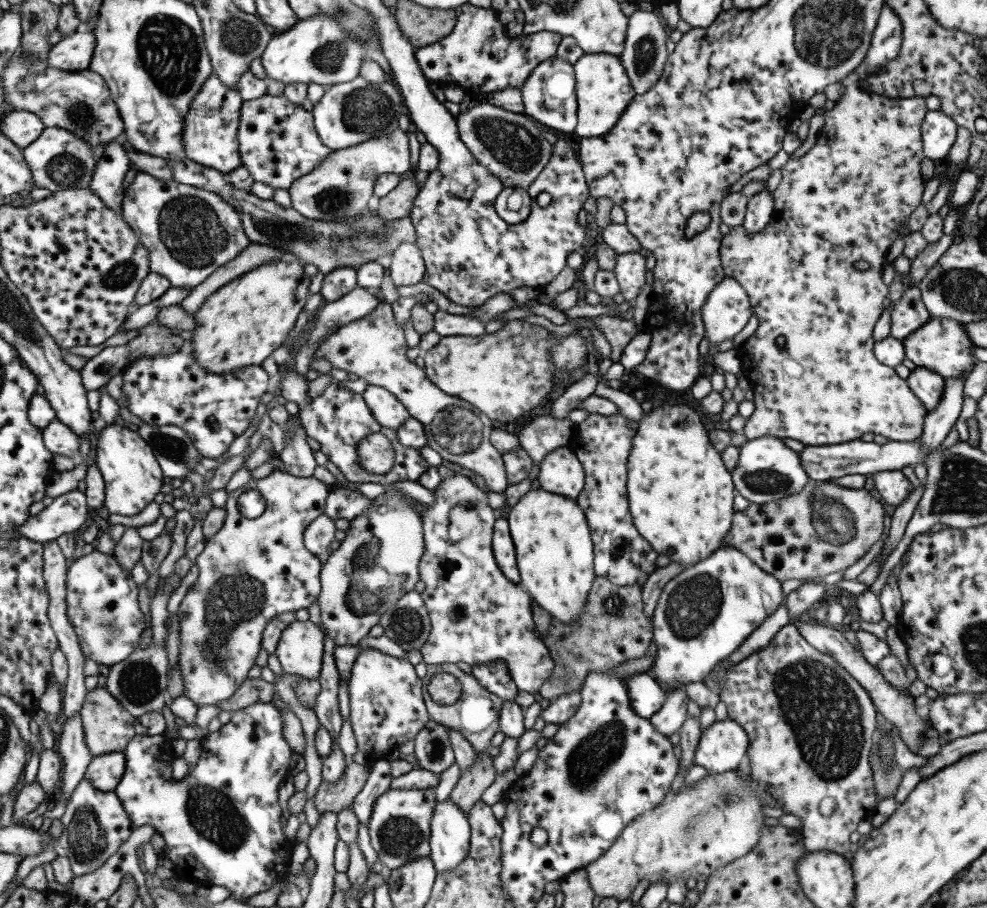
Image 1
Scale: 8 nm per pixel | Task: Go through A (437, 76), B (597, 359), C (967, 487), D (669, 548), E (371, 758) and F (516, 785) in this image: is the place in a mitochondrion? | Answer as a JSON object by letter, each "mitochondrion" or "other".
{"A":"other","B":"other","C":"mitochondrion","D":"other","E":"other","F":"other"}

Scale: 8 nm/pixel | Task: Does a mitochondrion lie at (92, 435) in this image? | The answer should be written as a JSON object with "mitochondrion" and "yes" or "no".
{"mitochondrion":"no"}

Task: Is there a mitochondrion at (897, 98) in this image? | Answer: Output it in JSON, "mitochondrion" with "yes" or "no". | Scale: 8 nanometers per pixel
{"mitochondrion":"no"}

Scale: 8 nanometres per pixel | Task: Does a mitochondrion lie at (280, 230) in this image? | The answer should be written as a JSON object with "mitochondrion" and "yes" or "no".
{"mitochondrion":"yes"}

